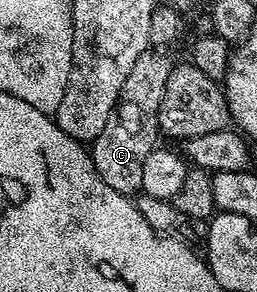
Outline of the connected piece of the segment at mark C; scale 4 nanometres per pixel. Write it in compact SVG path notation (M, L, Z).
M147 49L136 57L128 81L118 98L118 106L112 116L112 122L97 136L90 147L91 163L116 193L134 197L141 192L144 181L144 161L160 143L158 110L160 101L164 101L164 89L168 73L176 66L176 59L166 49Z

